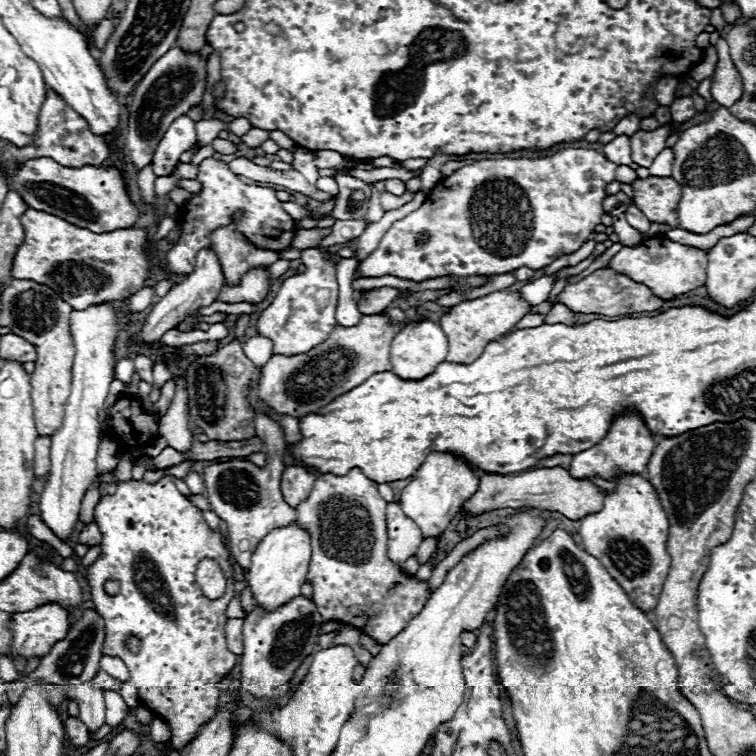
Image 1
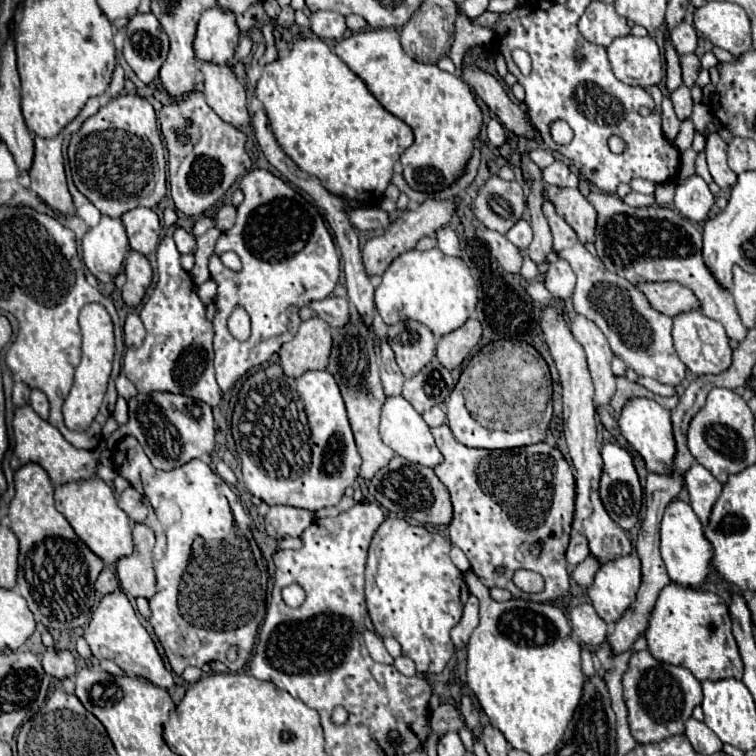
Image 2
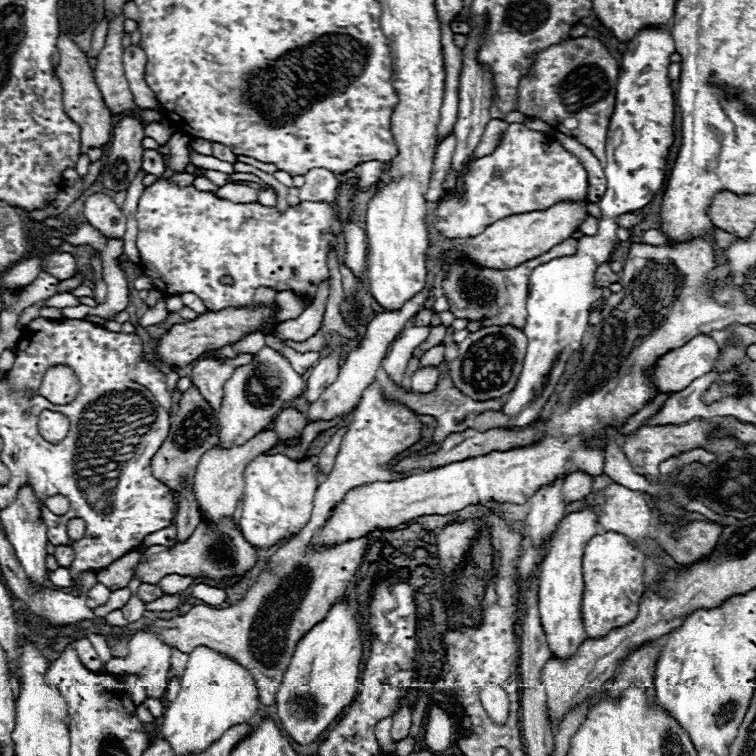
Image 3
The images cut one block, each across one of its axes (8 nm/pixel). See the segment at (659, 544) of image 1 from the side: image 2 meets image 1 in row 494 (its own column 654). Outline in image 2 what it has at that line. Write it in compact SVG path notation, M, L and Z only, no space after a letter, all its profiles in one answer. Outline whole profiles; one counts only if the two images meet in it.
M668 584L658 596L656 606L650 612L646 640L650 654L666 664L688 668L696 680L722 680L742 678L742 658L732 636L732 620L726 602L708 590L686 588L680 584Z

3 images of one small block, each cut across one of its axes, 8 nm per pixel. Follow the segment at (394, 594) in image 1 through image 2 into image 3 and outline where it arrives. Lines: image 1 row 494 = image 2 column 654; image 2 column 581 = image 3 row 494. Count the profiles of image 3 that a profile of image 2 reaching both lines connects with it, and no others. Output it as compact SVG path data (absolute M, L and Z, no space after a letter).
M282 454L256 456L244 468L244 494L242 494L242 536L260 548L276 544L282 538L290 538L300 532L312 512L312 500L318 488L320 468L314 468L308 460L290 460Z

